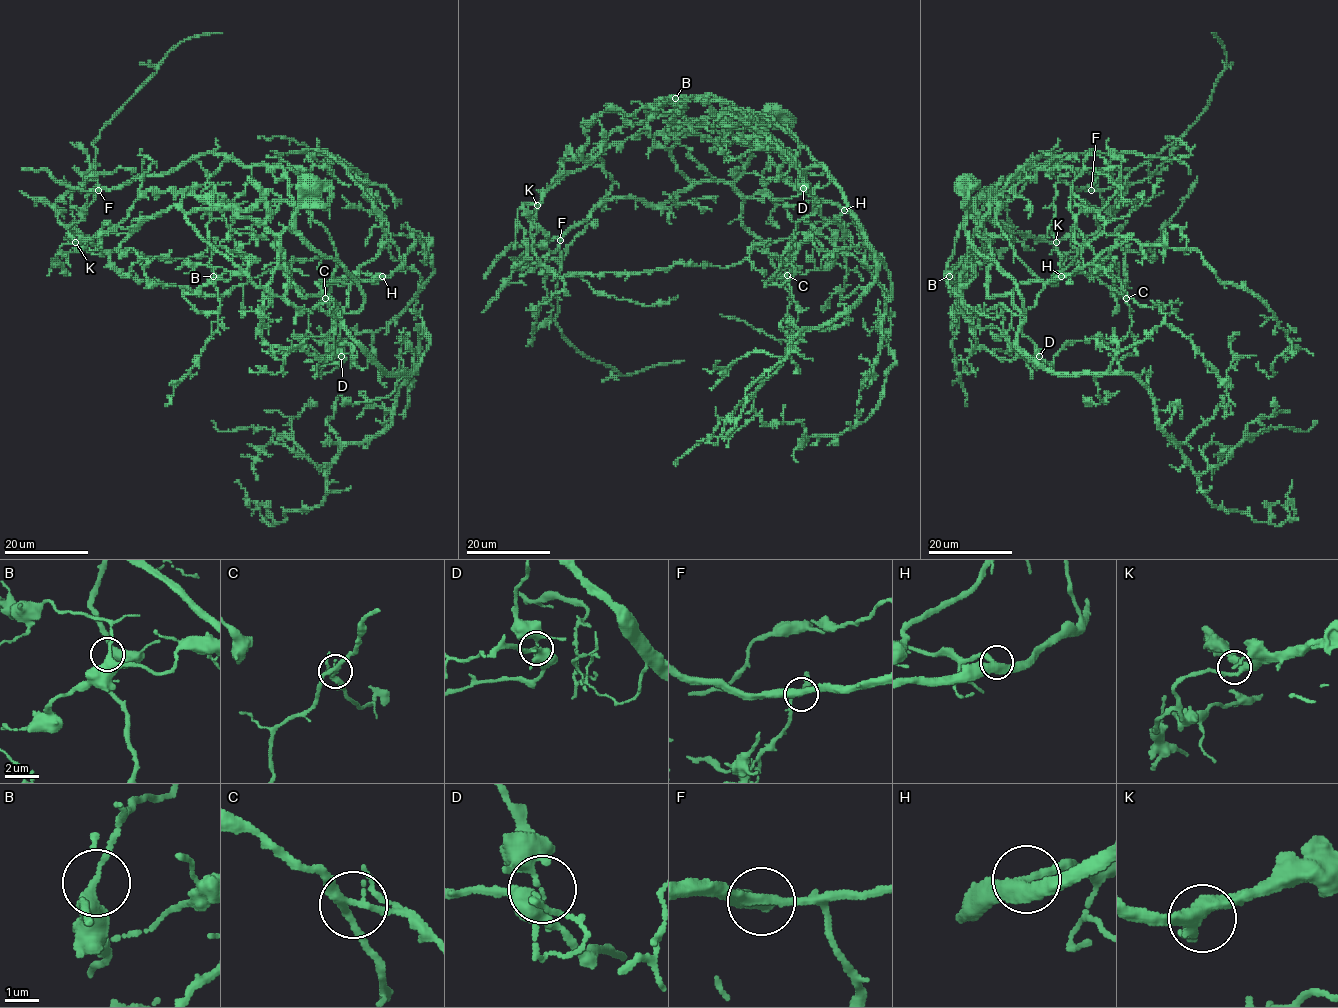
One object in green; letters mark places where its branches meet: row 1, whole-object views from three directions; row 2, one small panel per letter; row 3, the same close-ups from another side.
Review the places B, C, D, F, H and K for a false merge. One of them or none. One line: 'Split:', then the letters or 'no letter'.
Split: D

